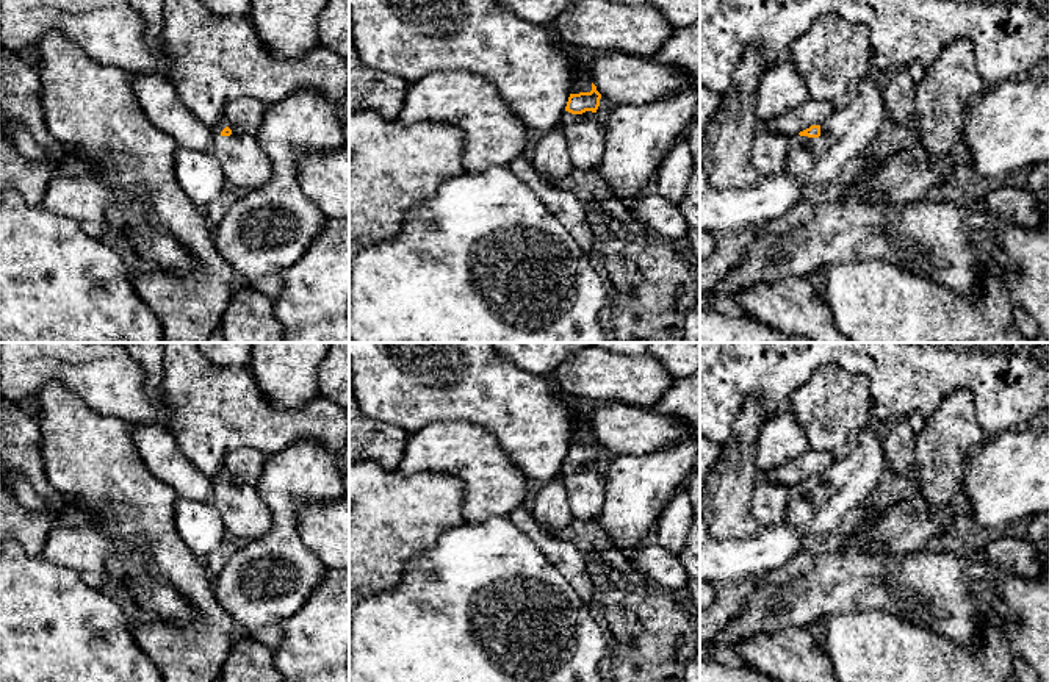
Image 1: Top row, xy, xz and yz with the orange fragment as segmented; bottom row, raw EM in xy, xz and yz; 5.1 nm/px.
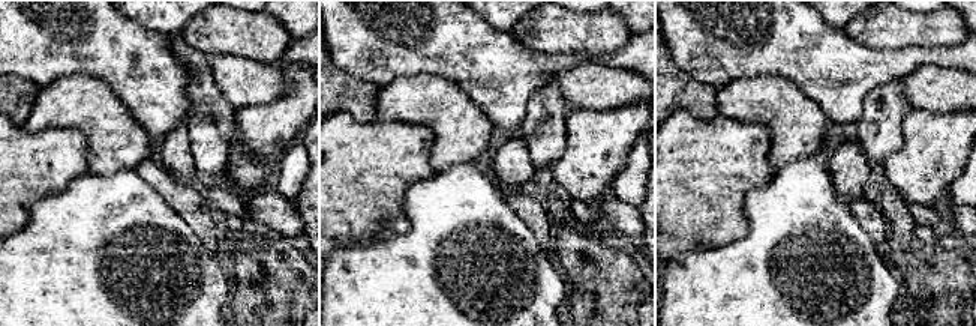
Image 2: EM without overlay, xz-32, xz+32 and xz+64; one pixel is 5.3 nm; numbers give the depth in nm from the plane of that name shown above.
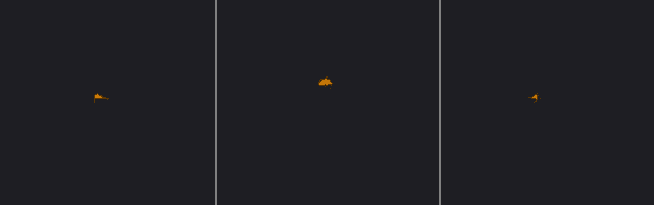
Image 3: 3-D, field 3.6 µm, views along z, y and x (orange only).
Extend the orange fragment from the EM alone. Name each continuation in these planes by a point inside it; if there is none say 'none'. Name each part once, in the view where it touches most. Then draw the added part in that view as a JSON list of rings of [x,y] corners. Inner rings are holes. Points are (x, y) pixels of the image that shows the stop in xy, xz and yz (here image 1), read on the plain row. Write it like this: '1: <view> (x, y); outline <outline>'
1: yz (846, 485); outline [[[872,419],[860,433],[853,450],[820,474],[820,486],[792,485],[783,522],[816,538],[839,530],[841,519],[869,501],[888,468],[885,429]]]

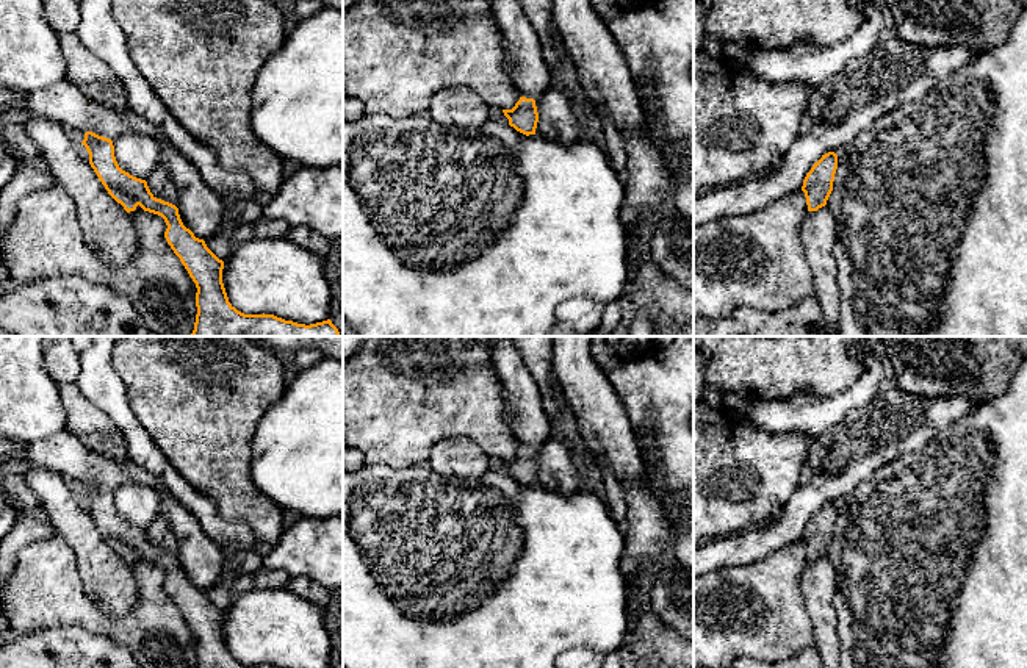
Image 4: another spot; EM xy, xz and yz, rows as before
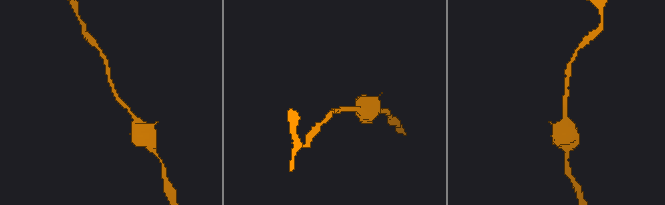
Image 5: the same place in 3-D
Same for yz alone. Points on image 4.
none

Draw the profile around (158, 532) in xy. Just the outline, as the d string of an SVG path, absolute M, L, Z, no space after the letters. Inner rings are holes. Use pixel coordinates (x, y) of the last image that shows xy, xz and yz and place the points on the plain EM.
M158 515L146 530L153 548L177 557L177 540L168 523Z

